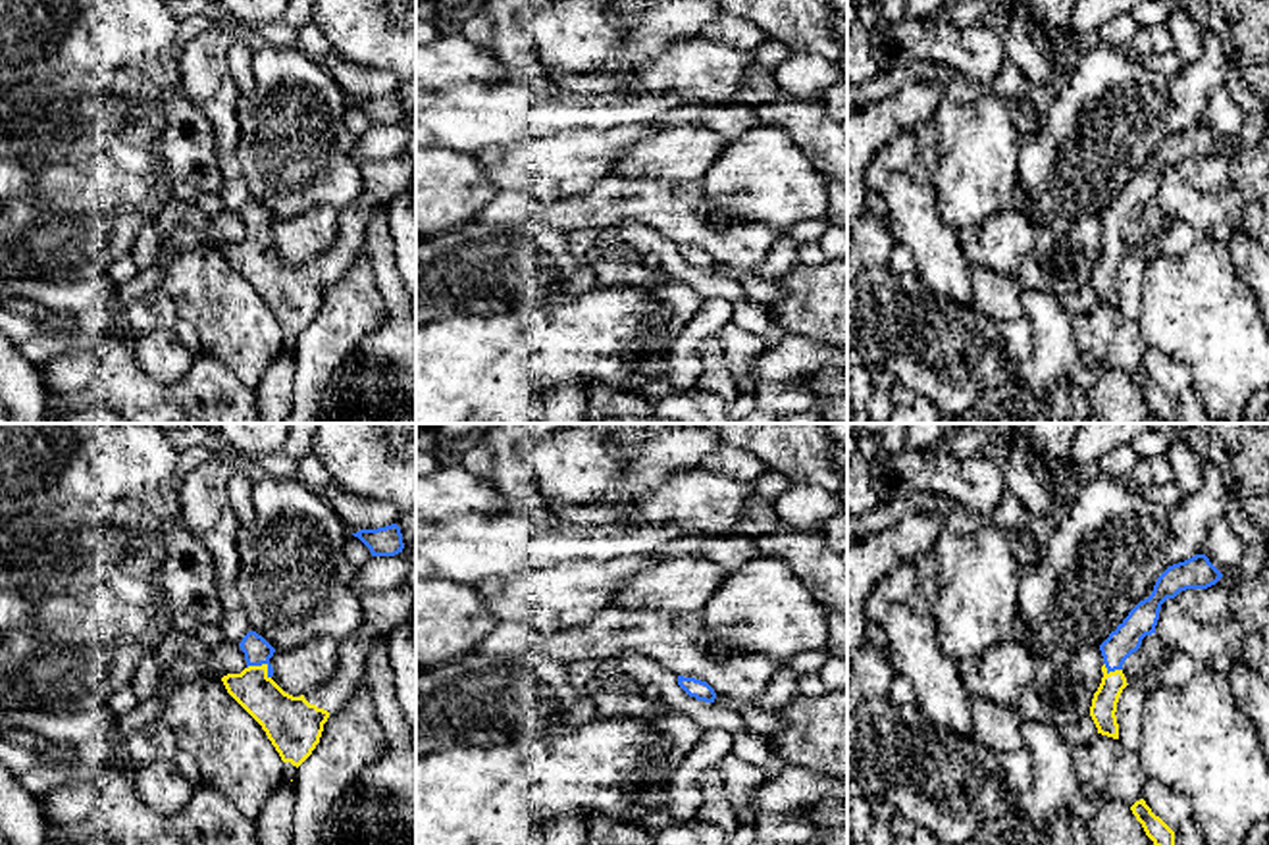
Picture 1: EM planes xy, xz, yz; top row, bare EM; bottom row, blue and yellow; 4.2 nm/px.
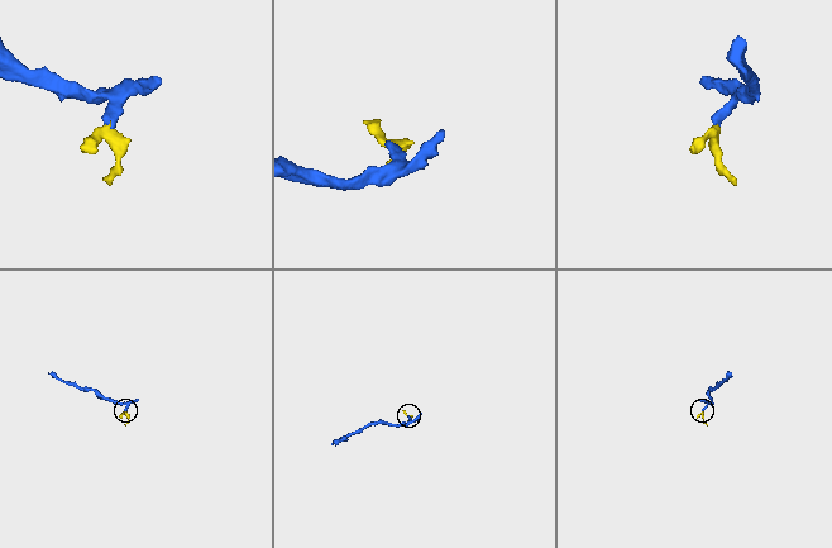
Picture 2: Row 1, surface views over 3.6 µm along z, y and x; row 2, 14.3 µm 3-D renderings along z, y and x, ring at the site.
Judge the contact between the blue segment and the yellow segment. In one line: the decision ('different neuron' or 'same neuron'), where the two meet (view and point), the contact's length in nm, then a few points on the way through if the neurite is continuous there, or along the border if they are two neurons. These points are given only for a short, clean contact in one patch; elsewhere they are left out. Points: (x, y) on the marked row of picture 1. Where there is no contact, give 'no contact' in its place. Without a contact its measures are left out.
same neuron; meets blue in xy at (262, 663); contact 120 nm long; runs through xy (257, 649), (262, 663), (262, 697), (284, 718)

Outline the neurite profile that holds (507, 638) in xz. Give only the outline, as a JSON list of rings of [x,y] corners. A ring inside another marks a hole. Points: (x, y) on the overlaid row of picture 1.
[[[603,608],[591,622],[566,631],[543,635],[531,626],[516,620],[497,622],[493,631],[481,639],[476,653],[506,656],[514,653],[537,651],[564,664],[585,660],[607,660],[618,653],[639,653],[670,670],[674,676],[707,681],[716,695],[757,704],[764,691],[764,681],[778,668],[770,656],[741,649],[718,647],[701,622],[701,614],[668,616],[655,610]]]

